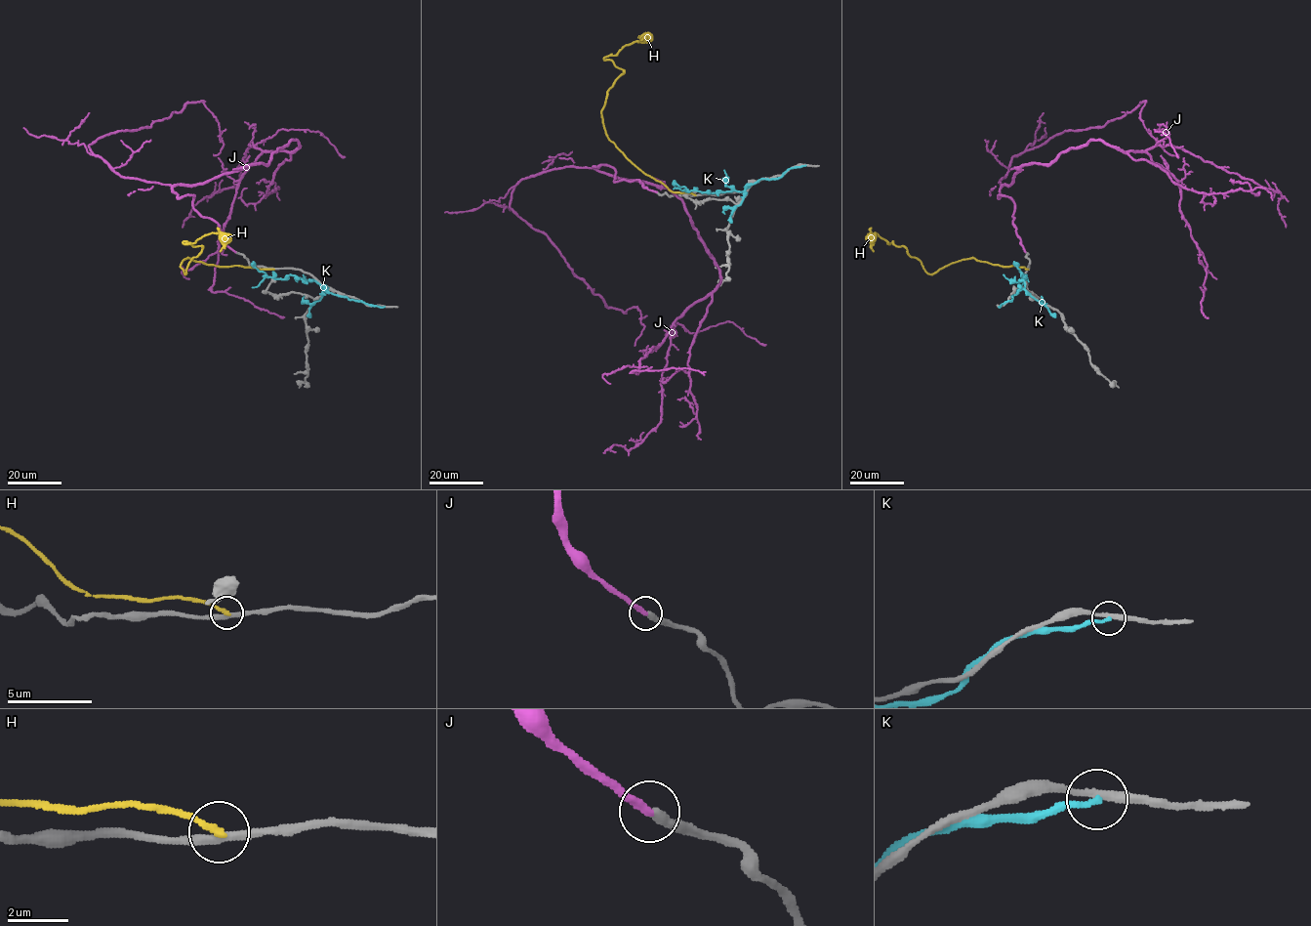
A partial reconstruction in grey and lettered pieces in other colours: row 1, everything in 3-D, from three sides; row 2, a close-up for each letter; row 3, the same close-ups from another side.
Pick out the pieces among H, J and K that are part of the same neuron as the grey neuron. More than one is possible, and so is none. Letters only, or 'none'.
J

